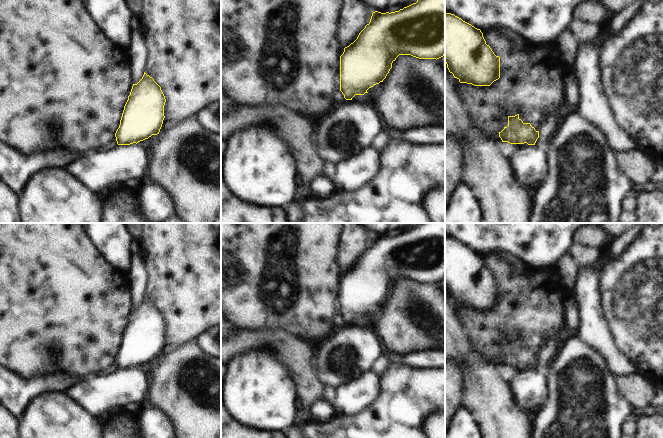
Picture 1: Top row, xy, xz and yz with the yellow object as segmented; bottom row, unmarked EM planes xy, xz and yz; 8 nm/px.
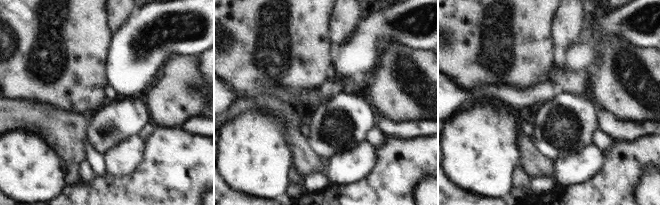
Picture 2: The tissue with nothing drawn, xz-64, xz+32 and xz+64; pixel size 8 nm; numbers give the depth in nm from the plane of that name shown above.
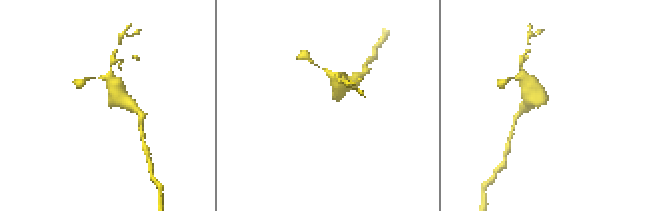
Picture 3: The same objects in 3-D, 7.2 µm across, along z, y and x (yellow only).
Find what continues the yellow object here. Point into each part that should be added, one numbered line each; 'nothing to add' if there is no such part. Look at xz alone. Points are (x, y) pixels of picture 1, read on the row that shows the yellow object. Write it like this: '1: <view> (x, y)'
nothing to add

